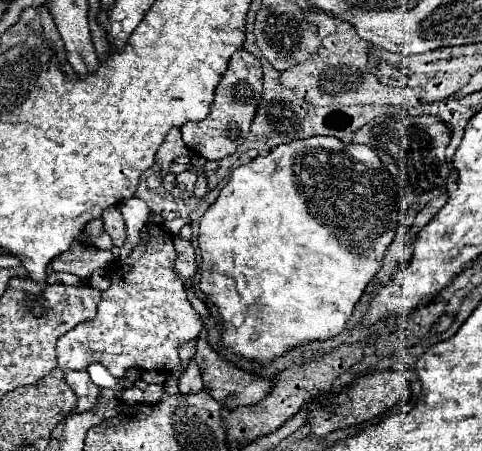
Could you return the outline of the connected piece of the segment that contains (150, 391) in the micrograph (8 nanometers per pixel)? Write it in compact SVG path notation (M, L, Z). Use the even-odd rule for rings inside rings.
M148 384L148 388L144 390L144 398L142 398L142 404L154 404L160 394L162 394L164 386L158 386L158 384Z

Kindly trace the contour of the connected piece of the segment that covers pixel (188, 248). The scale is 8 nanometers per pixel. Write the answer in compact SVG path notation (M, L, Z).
M174 238L174 246L178 252L178 260L176 260L176 270L180 274L180 278L184 278L184 282L188 282L194 274L196 274L196 256L194 256L194 246L188 240L182 238Z

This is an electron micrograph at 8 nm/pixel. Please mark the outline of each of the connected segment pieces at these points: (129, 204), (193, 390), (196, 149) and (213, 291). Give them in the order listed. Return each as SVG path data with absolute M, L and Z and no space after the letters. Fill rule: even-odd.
M130 198L126 202L120 204L120 212L126 220L126 232L127 240L117 249L117 246L113 246L111 252L115 260L123 260L127 258L131 250L140 242L140 232L148 220L148 214L150 214L150 208L146 206L144 200L140 198Z
M192 359L186 372L179 378L178 389L181 394L196 394L203 390L203 382L200 370Z
M236 50L230 66L218 84L216 98L212 102L212 110L204 122L188 122L182 126L182 140L186 142L192 154L198 154L206 160L222 160L236 152L236 148L248 138L250 124L262 100L262 64L260 60L246 52Z
M314 136L308 140L298 140L298 142L276 146L270 154L258 156L252 162L238 166L232 172L230 182L222 188L216 202L202 216L200 234L198 234L198 248L202 256L200 290L212 300L212 304L218 308L222 316L222 324L224 324L224 332L220 334L222 346L226 346L228 350L232 350L234 354L242 358L248 358L248 360L258 362L260 366L266 366L274 362L276 358L284 356L288 350L310 344L314 340L328 340L328 338L338 336L344 330L344 324L350 318L356 302L364 294L364 288L368 286L368 282L374 278L374 274L382 266L384 252L388 244L392 242L396 228L398 228L396 182L390 178L382 162L374 156L374 150L368 150L368 146L344 144L342 140L334 136Z

